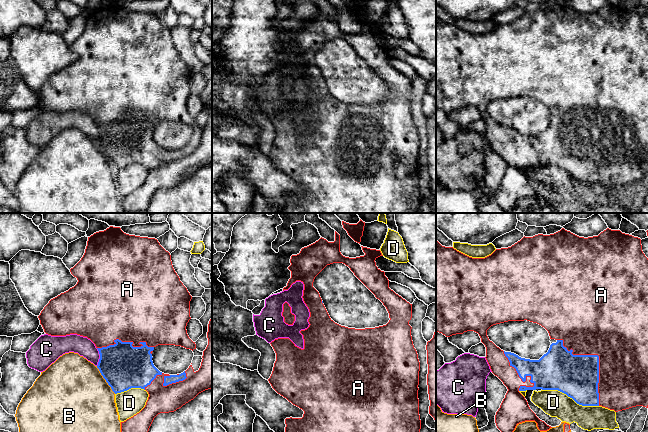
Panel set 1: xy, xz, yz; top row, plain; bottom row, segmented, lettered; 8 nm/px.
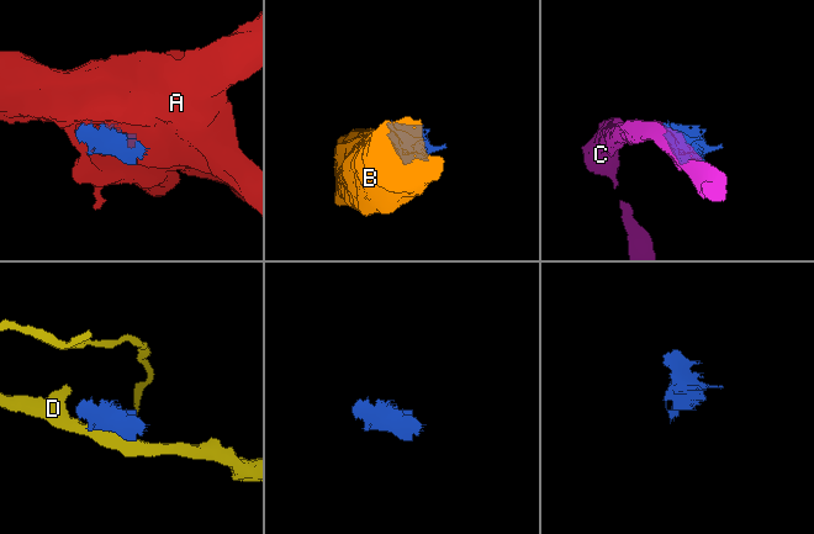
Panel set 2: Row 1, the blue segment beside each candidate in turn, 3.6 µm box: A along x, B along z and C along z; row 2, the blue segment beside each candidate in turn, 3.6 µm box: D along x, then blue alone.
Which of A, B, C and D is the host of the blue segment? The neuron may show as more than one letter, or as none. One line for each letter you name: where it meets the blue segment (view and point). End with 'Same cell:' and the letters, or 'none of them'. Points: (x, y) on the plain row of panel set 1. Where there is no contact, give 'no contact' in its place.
A: yz (598, 133)
Same cell: A

